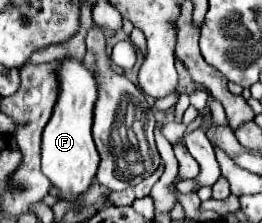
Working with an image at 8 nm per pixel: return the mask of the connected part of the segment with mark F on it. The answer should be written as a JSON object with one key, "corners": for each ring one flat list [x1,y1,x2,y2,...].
{"corners":[[61,60,57,76,59,76,59,100,43,132,41,170,57,188,61,200,75,202,83,192,89,190,101,160,91,136,97,84,95,84,93,72,87,70,79,60]]}

